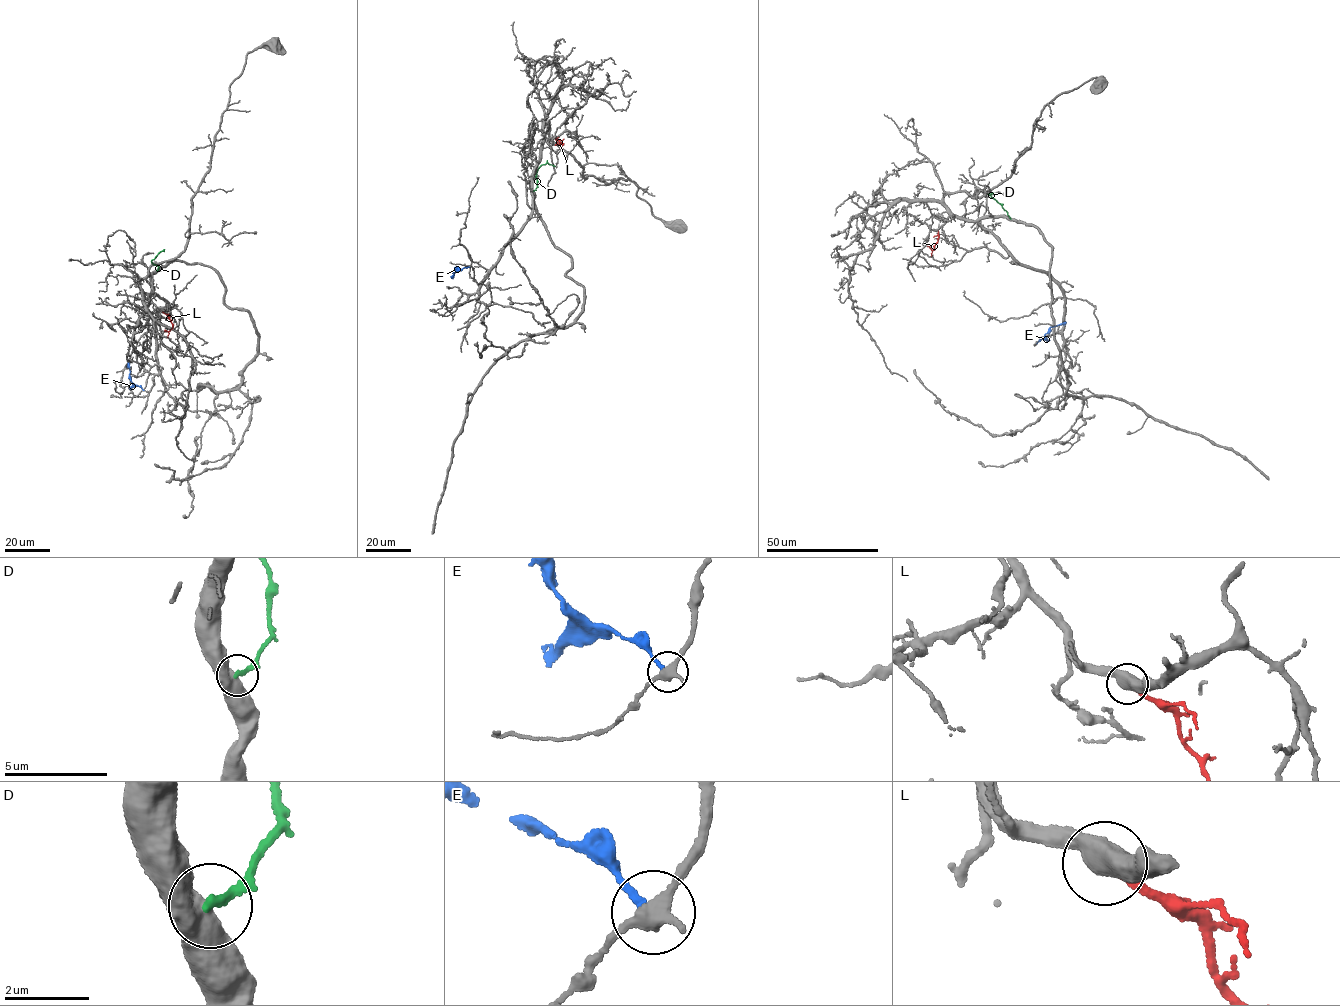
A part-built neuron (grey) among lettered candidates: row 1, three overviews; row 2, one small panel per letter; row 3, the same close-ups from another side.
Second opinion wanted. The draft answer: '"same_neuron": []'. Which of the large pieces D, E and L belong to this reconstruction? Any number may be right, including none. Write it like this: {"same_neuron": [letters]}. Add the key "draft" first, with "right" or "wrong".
{"draft": "wrong", "same_neuron": ["L"]}

